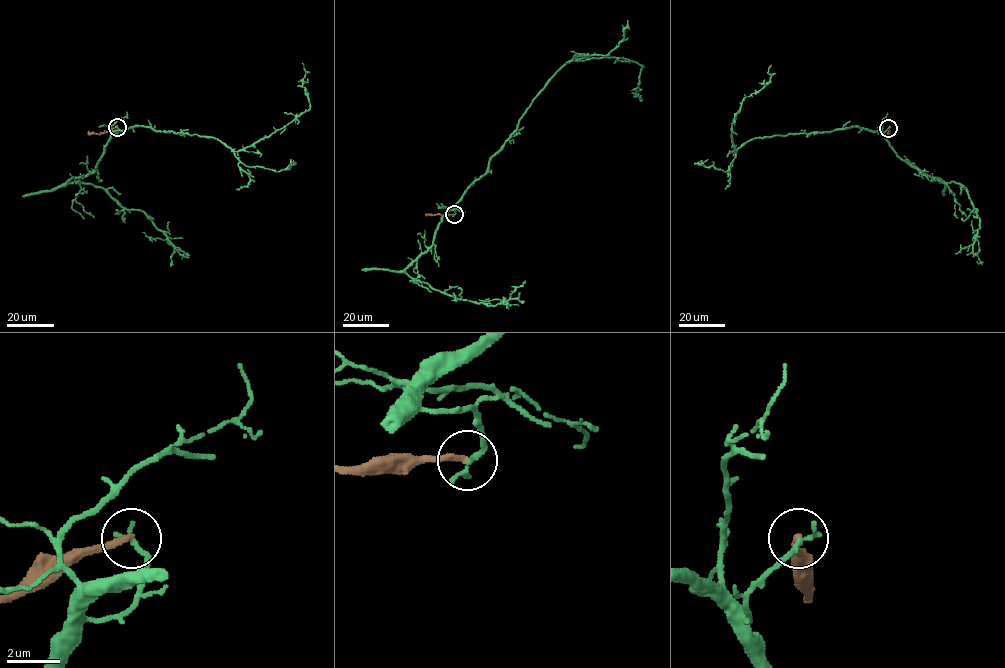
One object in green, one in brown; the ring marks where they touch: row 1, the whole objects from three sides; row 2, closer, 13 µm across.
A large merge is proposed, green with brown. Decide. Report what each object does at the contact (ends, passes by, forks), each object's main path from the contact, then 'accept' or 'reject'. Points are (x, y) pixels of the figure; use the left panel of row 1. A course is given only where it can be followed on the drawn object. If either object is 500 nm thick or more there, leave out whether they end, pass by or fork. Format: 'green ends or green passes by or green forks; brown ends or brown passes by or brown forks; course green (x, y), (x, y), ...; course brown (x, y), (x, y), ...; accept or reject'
green ends; brown ends; course green (117, 127), (113, 134), (144, 126), (213, 137), (232, 150), (243, 150), (309, 108), (302, 86), (302, 63); course brown (117, 127), (99, 134), (88, 131); reject

